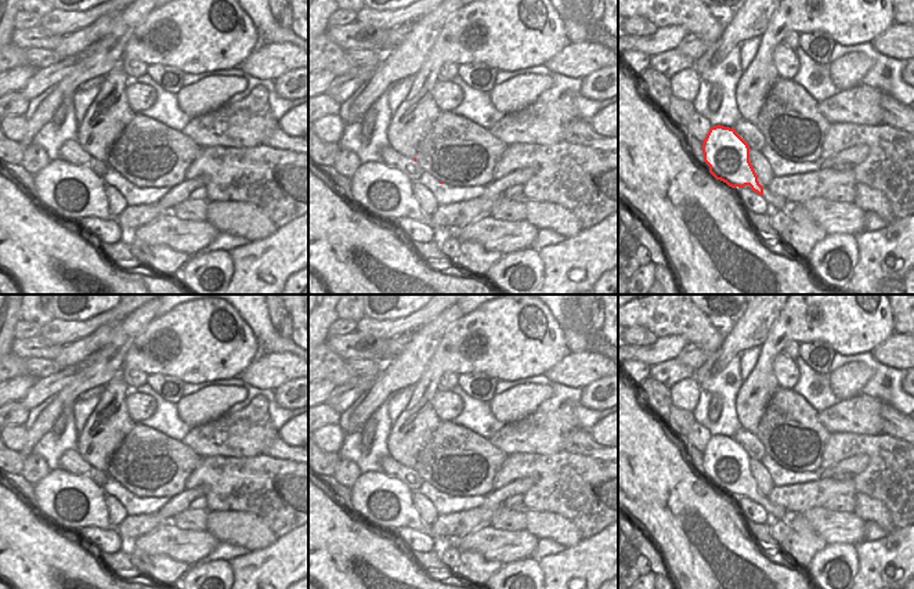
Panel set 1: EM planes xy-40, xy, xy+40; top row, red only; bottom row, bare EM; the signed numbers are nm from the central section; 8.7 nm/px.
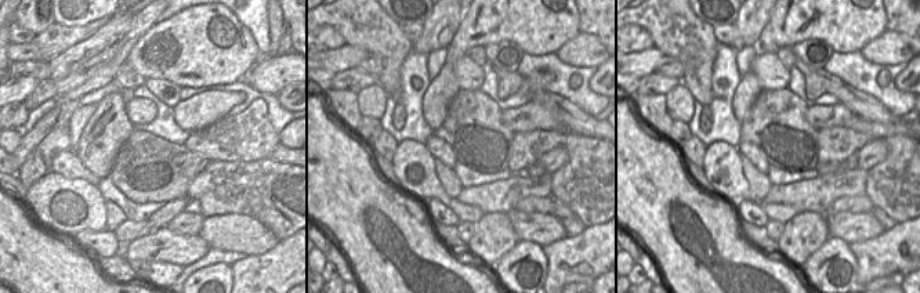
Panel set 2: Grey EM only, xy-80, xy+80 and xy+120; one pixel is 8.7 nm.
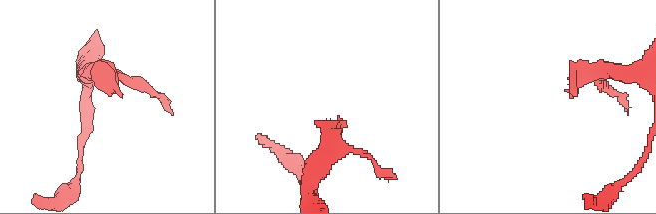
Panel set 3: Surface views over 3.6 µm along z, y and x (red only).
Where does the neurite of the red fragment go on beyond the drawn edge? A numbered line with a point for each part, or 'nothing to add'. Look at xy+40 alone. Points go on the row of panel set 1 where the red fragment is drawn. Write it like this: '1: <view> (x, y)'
1: xy+40 (721, 201)

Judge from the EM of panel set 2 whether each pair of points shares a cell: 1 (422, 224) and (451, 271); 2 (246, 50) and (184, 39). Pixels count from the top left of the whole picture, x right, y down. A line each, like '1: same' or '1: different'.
1: different
2: same

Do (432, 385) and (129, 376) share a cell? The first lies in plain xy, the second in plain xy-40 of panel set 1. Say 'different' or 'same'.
different

